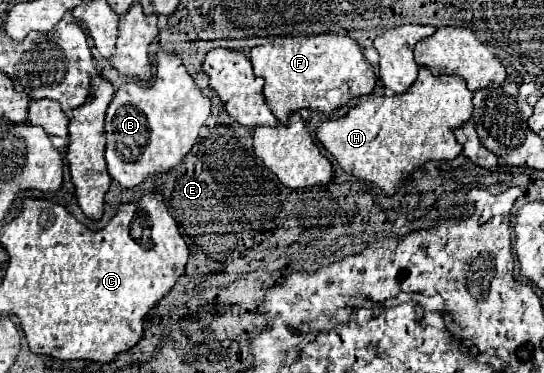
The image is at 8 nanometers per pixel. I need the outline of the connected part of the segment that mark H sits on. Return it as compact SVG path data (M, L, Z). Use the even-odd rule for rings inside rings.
M420 68L416 82L400 96L372 96L350 110L348 116L340 120L328 120L320 124L316 138L334 156L334 160L344 168L344 172L380 186L386 196L398 192L404 180L412 178L414 170L430 160L454 160L462 148L454 138L454 128L464 126L472 120L472 92L468 92L464 80L456 76L432 76L428 68Z

